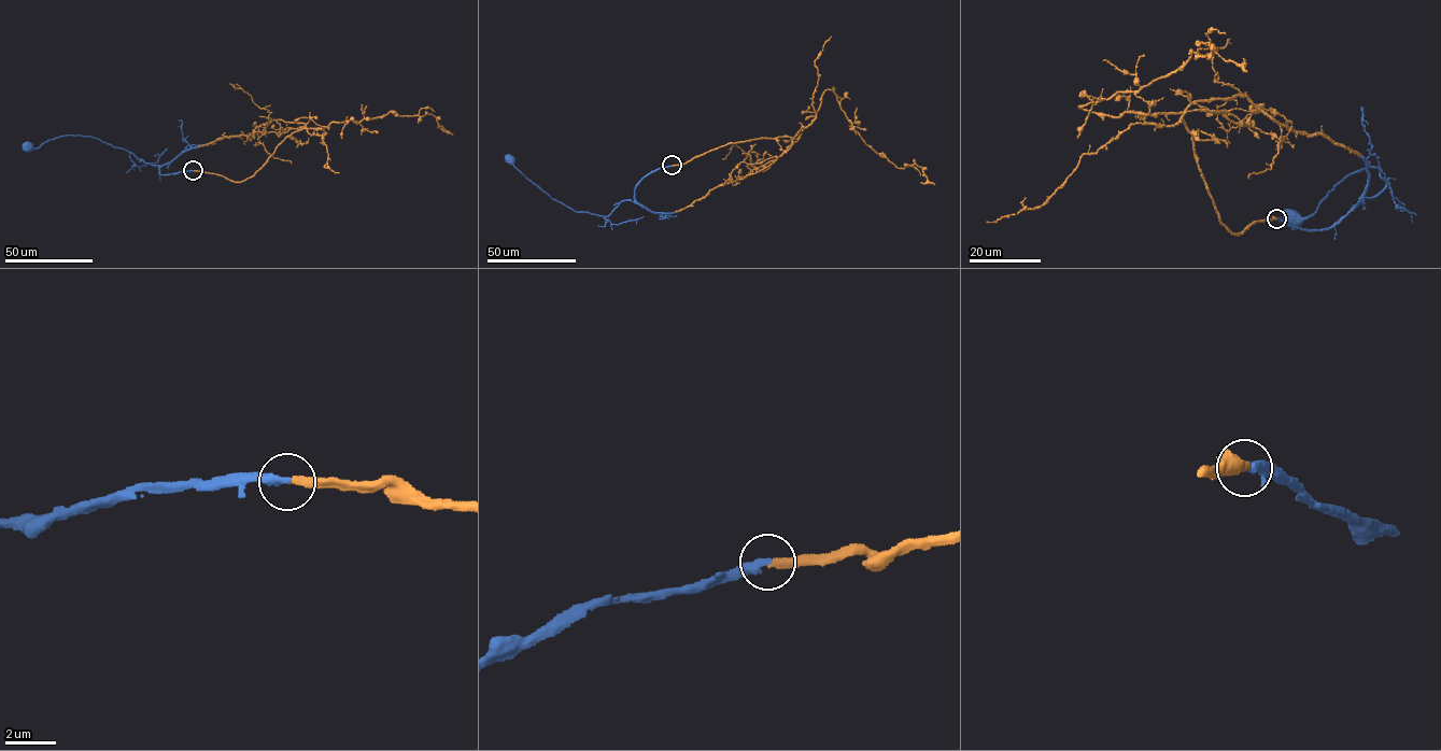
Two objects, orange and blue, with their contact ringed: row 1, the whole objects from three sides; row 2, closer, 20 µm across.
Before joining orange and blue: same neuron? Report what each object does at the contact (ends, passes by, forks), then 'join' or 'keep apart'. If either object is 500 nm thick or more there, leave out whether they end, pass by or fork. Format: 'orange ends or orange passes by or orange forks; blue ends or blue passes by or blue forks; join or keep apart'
orange ends; blue ends; join

